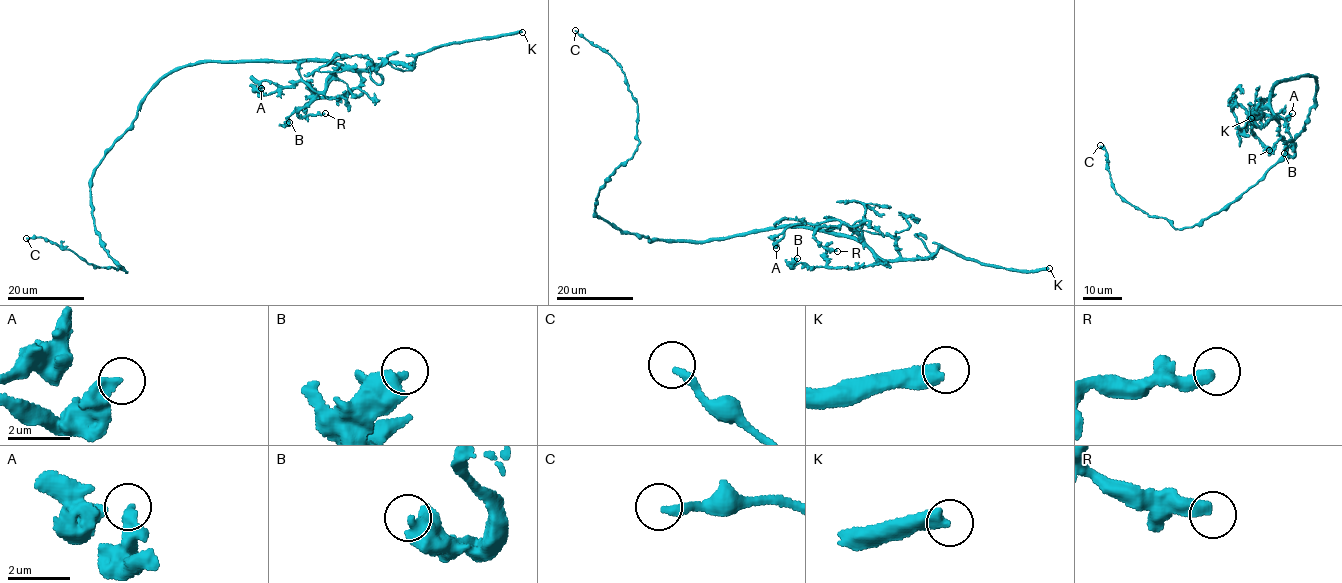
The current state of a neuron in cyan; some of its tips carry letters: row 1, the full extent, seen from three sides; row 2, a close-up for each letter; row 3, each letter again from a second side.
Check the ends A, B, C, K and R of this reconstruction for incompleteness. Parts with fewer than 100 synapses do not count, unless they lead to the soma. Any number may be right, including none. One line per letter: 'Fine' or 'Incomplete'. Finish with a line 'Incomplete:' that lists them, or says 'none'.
A: Fine
B: Fine
C: Fine
K: Incomplete
R: Fine
Incomplete: K

